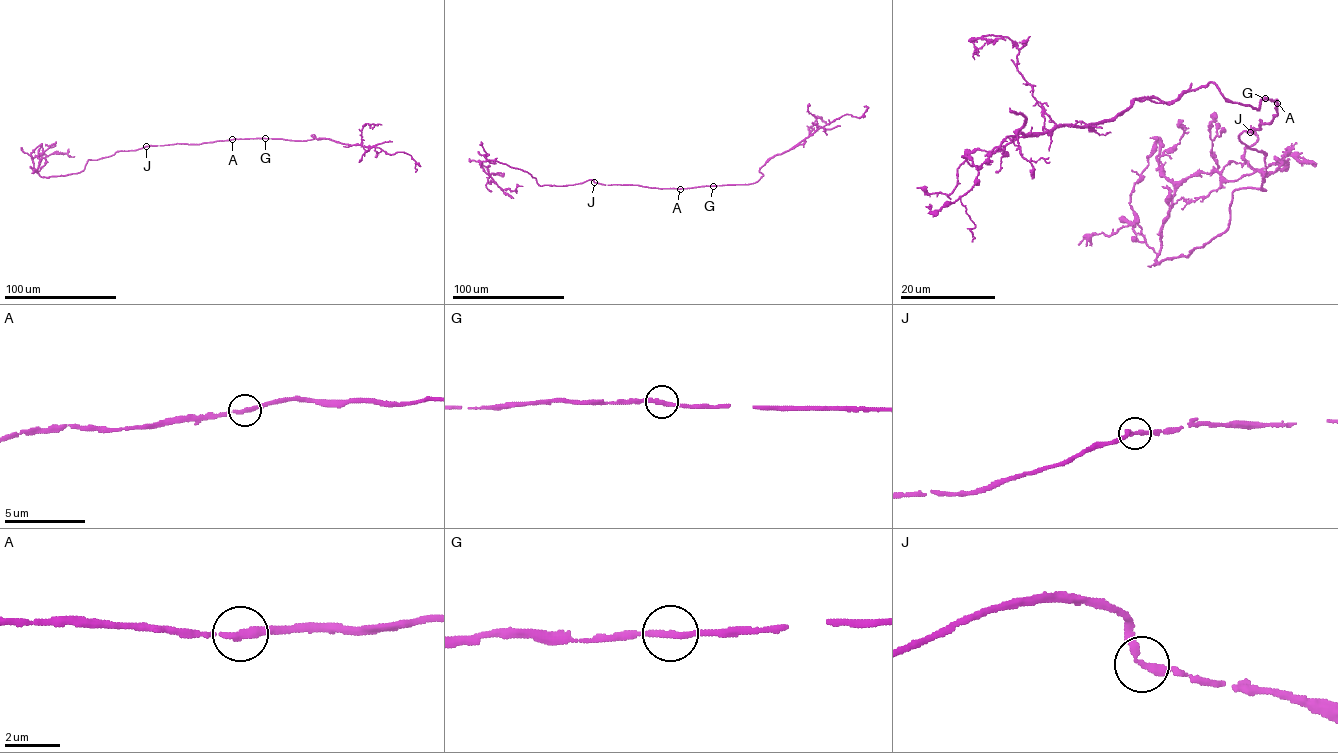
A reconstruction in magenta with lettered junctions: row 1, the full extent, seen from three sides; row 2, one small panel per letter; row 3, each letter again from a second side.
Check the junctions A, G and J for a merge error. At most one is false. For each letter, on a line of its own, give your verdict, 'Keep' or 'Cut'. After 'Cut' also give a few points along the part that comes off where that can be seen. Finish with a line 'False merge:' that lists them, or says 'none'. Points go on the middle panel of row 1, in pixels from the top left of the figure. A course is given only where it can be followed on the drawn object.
A: Keep
G: Keep
J: Keep
False merge: none

